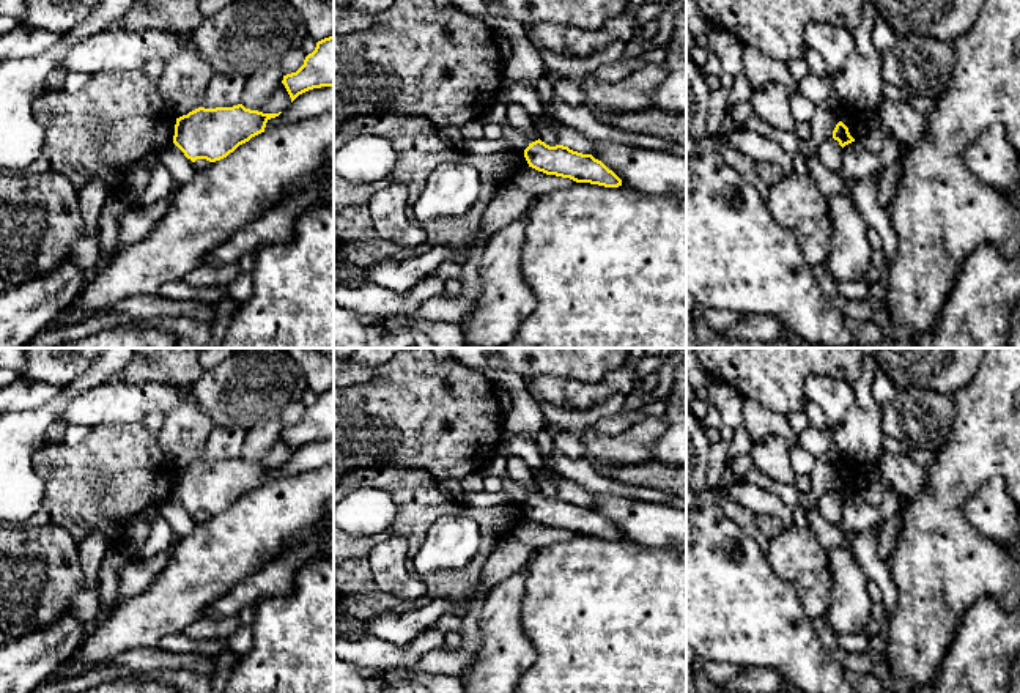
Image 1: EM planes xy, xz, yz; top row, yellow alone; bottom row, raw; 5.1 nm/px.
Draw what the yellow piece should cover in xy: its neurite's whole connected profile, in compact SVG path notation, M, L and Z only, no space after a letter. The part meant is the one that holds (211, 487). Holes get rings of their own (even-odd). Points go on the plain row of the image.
M242 457L216 461L198 460L176 471L173 496L192 515L197 512L216 515L264 485L266 476L280 466L263 466L246 461Z

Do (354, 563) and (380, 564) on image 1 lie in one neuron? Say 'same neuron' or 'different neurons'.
different neurons

